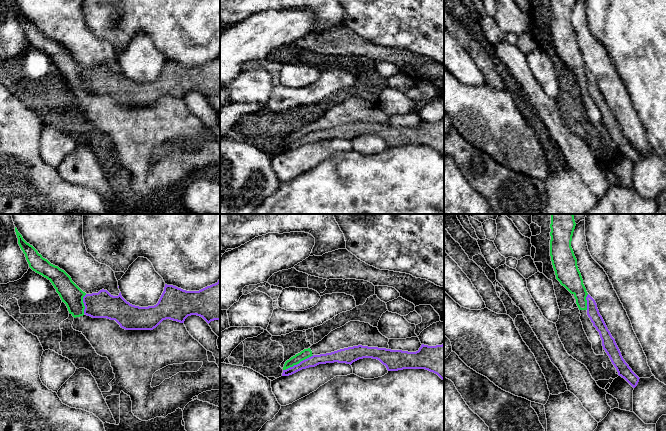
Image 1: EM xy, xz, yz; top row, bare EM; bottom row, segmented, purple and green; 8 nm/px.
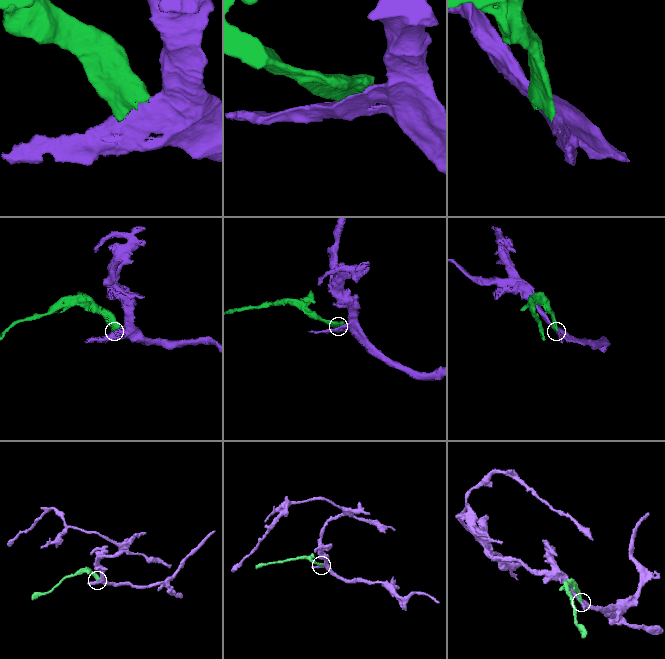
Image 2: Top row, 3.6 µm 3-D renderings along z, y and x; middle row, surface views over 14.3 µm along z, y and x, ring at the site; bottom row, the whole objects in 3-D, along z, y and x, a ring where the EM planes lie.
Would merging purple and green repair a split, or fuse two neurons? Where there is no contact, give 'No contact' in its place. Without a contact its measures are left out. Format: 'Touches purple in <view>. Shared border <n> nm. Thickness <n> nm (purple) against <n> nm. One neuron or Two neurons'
Touches purple in xz. Shared border 280 nm. Thickness 90 nm (purple) against 80 nm. Two neurons

